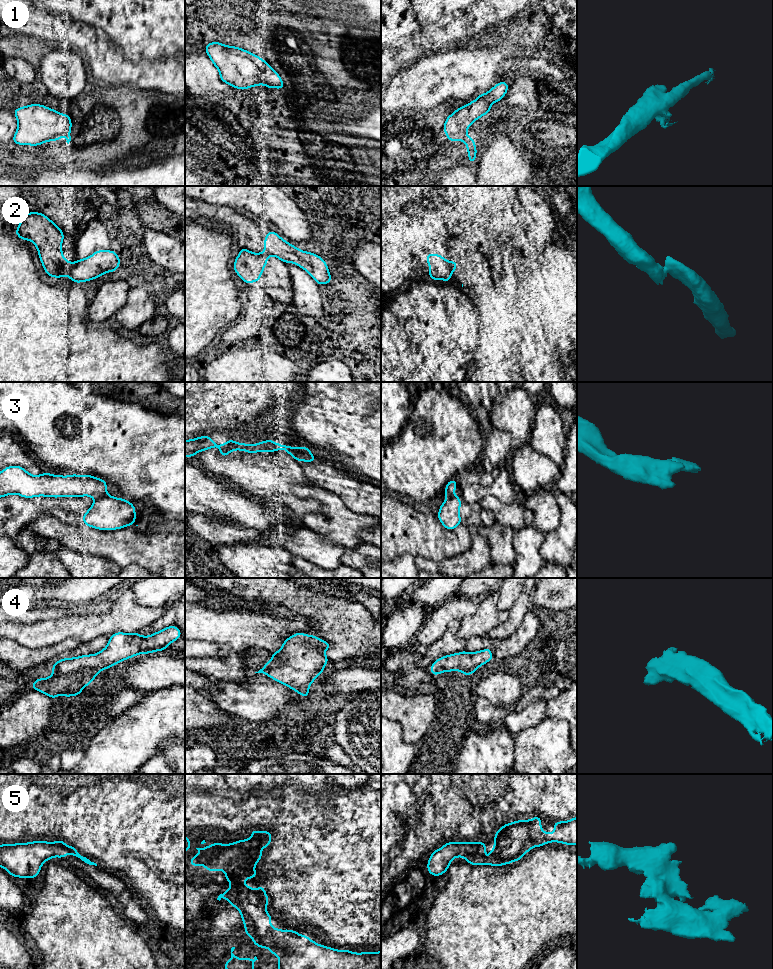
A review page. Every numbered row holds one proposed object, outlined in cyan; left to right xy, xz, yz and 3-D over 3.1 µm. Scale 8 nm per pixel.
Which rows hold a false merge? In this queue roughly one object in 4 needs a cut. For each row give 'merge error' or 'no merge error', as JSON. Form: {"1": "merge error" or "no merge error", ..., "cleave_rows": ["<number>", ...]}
{"1": "no merge error", "2": "merge error", "3": "merge error", "4": "no merge error", "5": "no merge error", "cleave_rows": ["2", "3"]}

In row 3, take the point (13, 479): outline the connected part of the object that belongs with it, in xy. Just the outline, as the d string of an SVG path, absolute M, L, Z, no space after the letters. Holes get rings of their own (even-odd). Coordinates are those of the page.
M8 466L0 472L0 498L17 494L24 498L83 497L107 495L107 482L92 475L32 475L21 466Z

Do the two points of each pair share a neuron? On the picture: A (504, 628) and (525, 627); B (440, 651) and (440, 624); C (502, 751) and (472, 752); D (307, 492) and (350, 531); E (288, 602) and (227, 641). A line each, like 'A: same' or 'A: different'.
A: different
B: different
C: same
D: same
E: different

